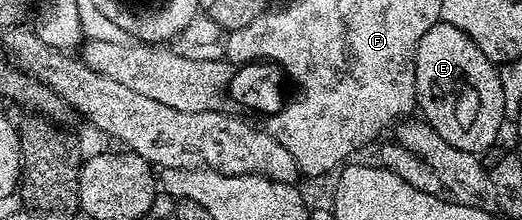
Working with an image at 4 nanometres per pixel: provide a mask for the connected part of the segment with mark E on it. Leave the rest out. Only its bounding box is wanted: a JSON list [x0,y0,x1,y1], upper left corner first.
[415,21,505,153]

